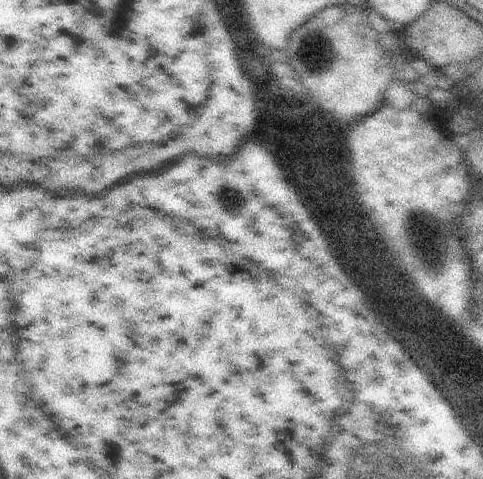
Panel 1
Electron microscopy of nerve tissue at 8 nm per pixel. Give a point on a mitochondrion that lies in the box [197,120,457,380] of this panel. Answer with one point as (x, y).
(417, 232)

